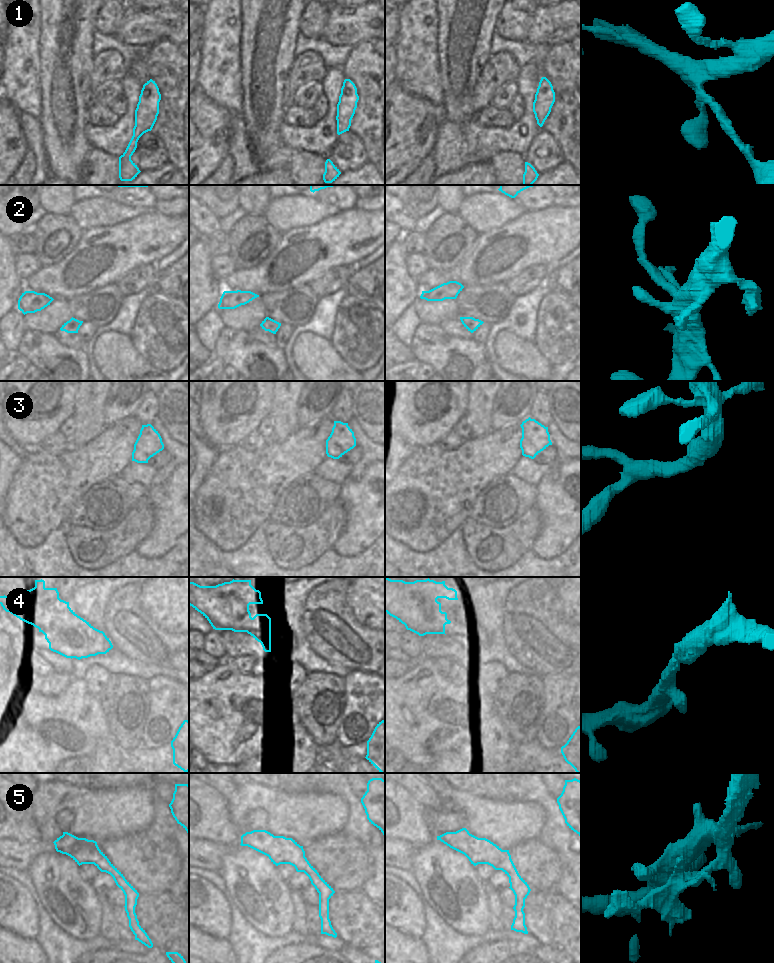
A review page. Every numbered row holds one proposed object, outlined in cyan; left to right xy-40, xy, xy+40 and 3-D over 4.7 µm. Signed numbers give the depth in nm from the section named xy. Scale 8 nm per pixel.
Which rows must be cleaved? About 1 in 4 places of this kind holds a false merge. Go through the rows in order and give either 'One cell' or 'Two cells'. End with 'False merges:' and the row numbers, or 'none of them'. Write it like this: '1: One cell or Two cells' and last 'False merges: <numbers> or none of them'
1: One cell
2: One cell
3: One cell
4: One cell
5: One cell
False merges: none of them.

